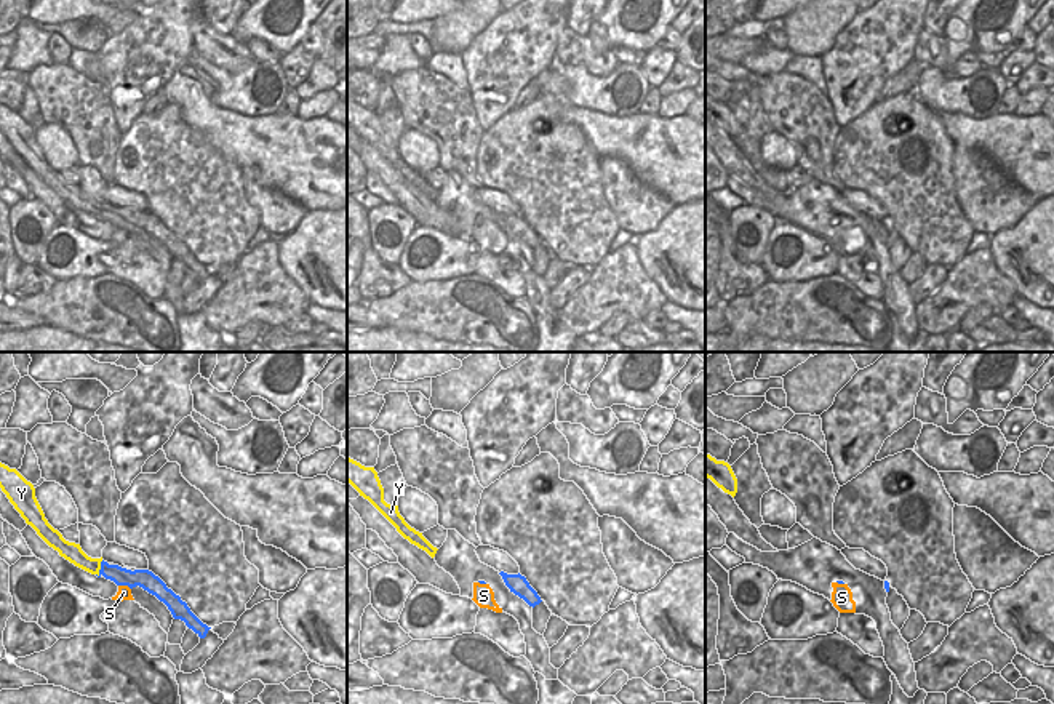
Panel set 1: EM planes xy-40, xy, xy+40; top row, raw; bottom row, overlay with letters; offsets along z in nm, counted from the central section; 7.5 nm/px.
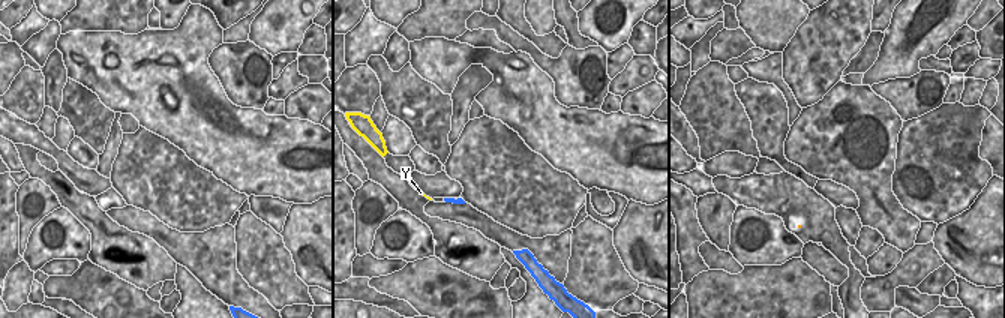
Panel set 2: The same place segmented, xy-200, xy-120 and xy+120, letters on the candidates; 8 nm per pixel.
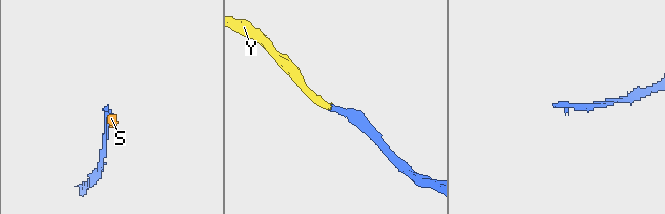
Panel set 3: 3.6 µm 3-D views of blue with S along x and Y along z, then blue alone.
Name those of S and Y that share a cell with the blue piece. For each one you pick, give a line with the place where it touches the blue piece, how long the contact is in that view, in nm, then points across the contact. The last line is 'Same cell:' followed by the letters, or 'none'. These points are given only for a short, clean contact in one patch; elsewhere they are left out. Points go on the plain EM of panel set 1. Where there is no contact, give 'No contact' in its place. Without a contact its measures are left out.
Y: Touches blue at xy-40 (101, 210). Shared border 140 nm. Path across: xy-40 (122, 218), (101, 210), (83, 204), (72, 194)
Same cell: Y.

